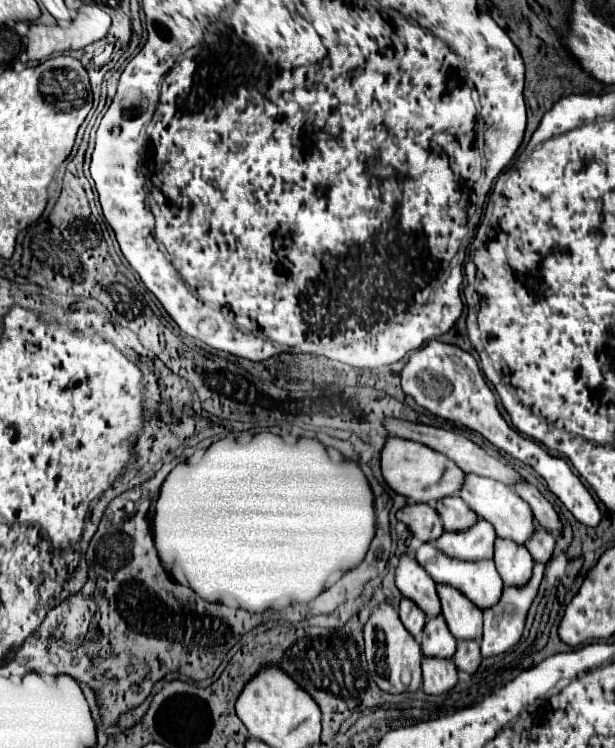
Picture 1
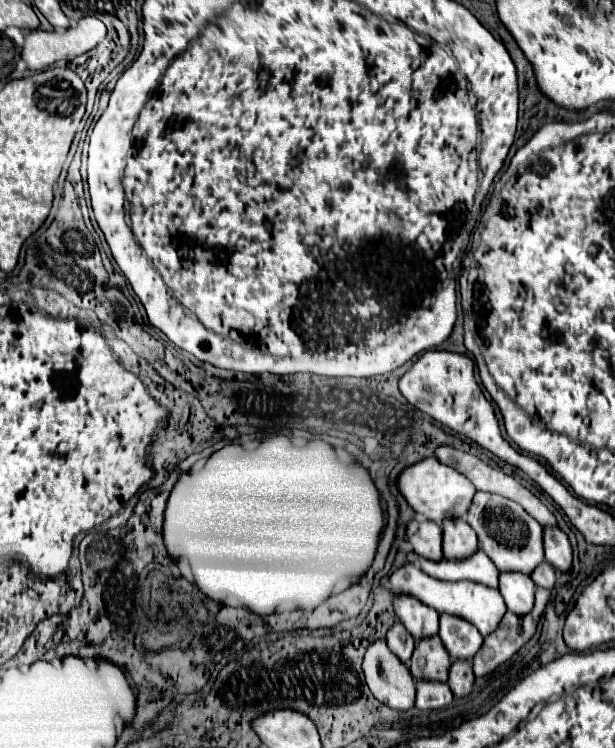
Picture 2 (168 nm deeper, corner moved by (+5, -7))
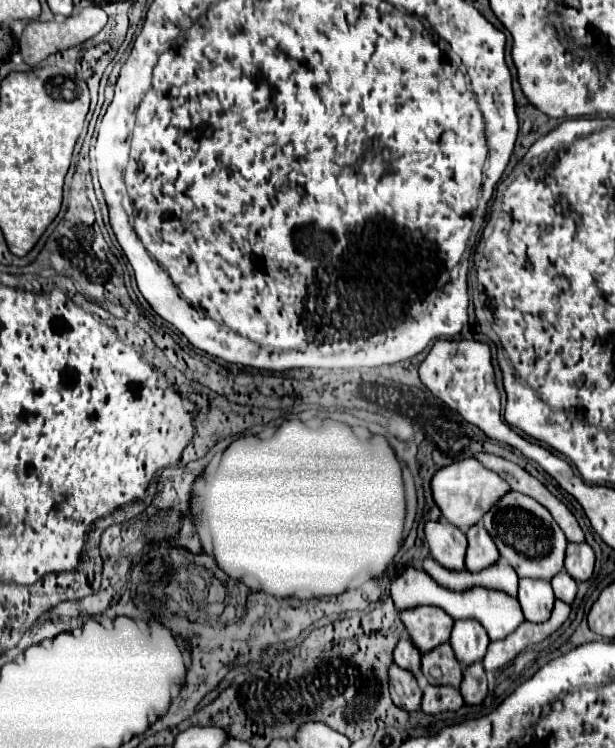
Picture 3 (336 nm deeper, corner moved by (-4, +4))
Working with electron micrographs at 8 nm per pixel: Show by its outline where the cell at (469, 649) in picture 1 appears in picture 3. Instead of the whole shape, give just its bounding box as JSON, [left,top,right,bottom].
[460,663,488,705]

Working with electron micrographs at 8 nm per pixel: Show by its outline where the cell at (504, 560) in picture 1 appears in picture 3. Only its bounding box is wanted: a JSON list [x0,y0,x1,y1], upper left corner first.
[518,579,556,623]

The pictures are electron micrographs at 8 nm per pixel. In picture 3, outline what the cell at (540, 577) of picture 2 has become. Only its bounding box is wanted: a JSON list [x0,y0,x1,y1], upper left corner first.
[552,571,576,605]

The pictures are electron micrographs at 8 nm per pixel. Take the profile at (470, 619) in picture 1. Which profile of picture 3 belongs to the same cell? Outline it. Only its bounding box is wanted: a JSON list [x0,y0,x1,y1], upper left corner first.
[450,619,490,667]

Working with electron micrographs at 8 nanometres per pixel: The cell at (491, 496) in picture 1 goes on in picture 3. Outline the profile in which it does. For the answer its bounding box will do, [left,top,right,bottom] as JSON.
[482,491,568,581]

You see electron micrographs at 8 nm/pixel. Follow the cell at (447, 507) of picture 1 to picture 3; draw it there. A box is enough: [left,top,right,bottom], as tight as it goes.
[466,525,500,573]

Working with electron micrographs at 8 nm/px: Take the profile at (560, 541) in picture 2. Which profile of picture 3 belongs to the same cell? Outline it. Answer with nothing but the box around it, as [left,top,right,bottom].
[566,543,594,581]

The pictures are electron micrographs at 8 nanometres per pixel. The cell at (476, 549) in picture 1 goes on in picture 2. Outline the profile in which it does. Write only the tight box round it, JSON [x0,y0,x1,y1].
[419,548,499,588]

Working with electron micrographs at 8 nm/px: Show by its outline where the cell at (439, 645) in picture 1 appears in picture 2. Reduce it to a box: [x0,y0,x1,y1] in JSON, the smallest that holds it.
[409,636,451,682]

